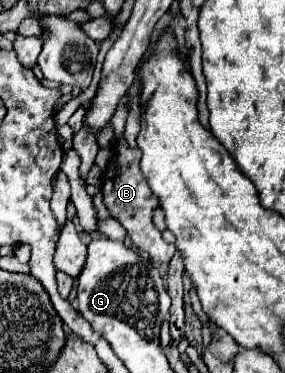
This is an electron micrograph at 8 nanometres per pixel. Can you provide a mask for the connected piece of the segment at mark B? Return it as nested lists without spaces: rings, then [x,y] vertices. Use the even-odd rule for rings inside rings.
[[[125,139],[117,143],[117,147],[113,149],[113,163],[109,163],[107,171],[103,173],[103,185],[101,185],[103,201],[105,201],[107,209],[111,211],[111,217],[117,219],[127,229],[127,235],[131,237],[133,245],[137,245],[139,249],[147,251],[149,257],[155,263],[167,265],[171,261],[171,257],[175,255],[175,245],[165,243],[161,233],[155,229],[155,225],[151,221],[151,213],[159,205],[159,201],[151,193],[145,177],[141,175],[139,159],[141,159],[141,151],[139,149],[129,149]]]

